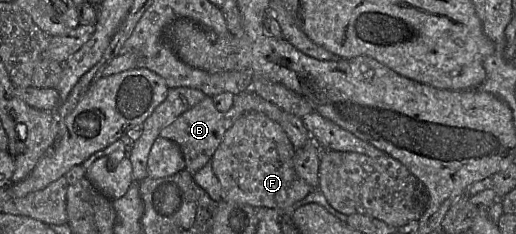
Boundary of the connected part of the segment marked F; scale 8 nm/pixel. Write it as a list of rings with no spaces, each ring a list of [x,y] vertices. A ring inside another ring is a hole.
[[[260,113],[243,114],[227,130],[211,159],[213,172],[221,185],[221,199],[229,203],[248,204],[256,208],[289,209],[314,190],[297,175],[293,162],[294,154],[295,147],[279,123]]]

